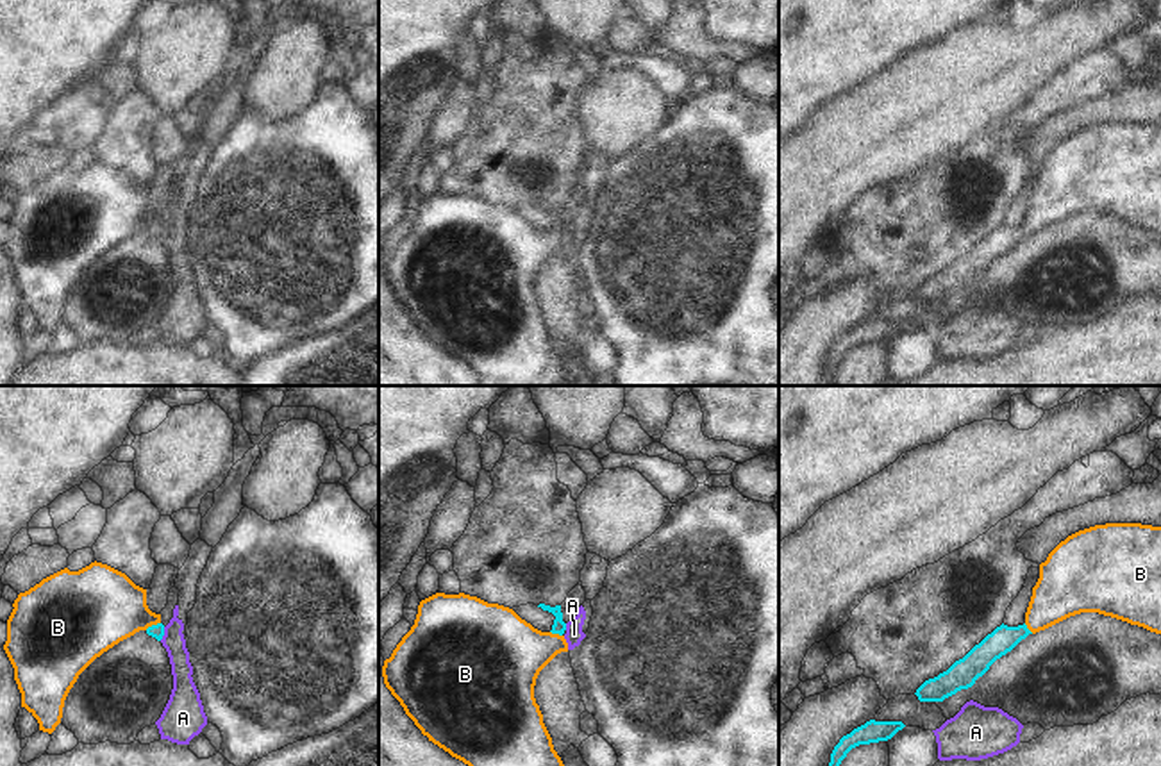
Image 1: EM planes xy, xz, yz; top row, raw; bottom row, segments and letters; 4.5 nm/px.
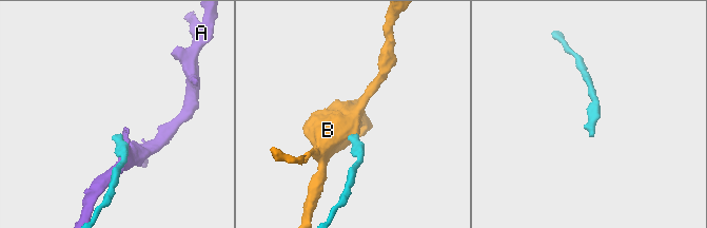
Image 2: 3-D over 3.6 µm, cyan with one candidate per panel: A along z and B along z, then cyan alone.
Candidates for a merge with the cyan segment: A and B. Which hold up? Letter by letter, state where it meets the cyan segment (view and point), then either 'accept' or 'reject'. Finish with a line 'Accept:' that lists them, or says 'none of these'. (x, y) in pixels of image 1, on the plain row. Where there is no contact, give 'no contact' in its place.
A: xy (163, 234) | reject
B: xy (152, 225) | accept
Accept: B

